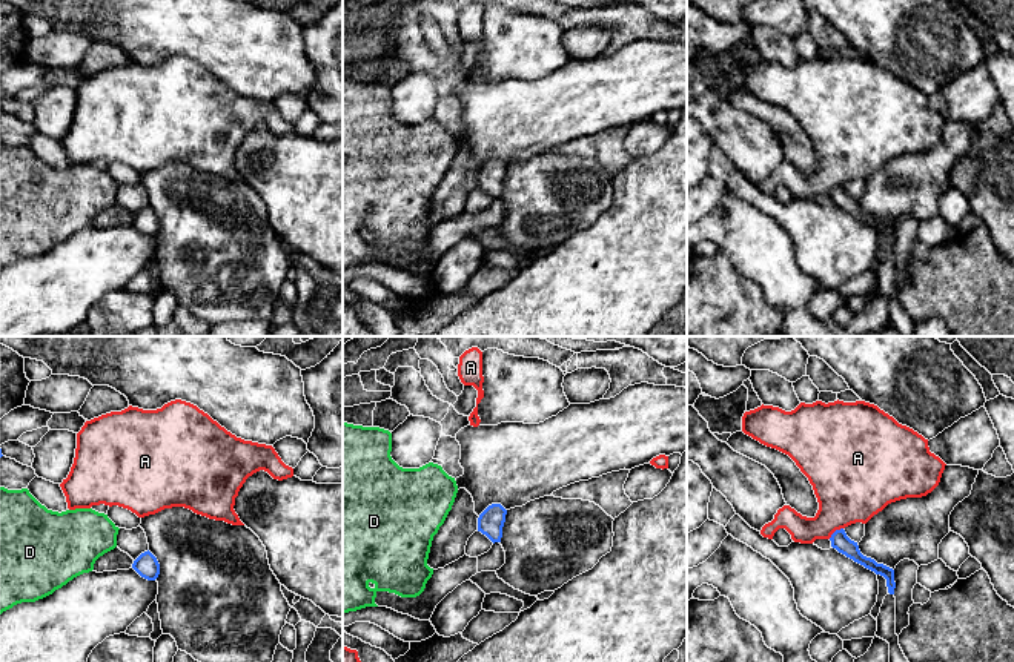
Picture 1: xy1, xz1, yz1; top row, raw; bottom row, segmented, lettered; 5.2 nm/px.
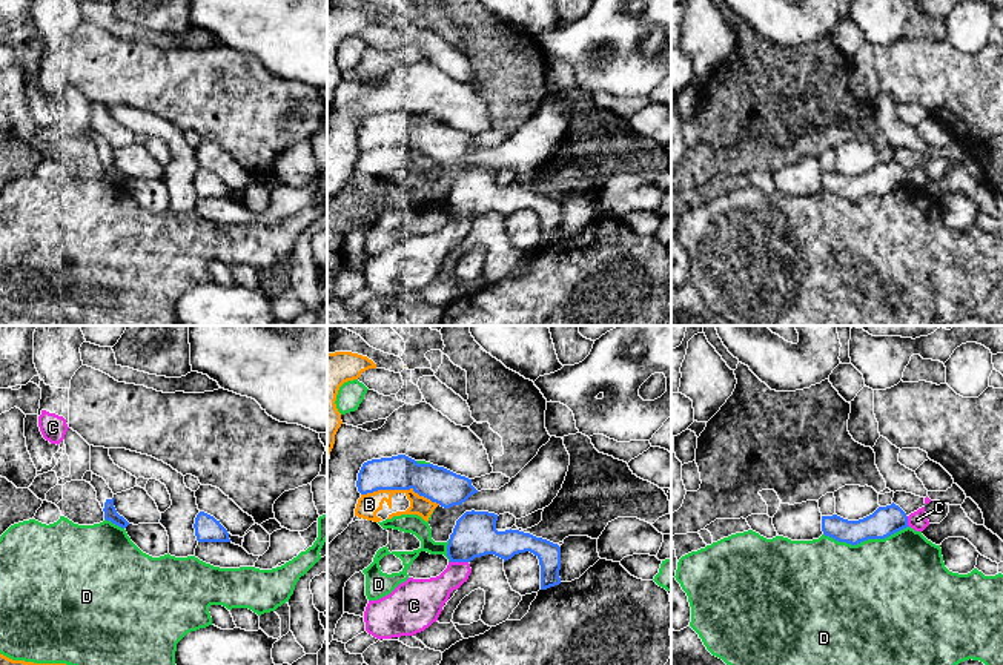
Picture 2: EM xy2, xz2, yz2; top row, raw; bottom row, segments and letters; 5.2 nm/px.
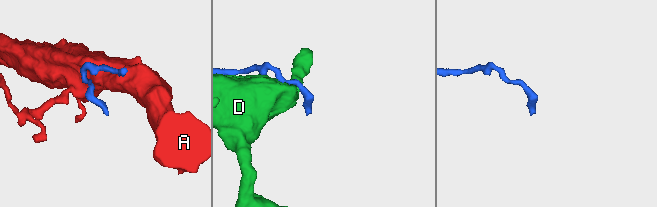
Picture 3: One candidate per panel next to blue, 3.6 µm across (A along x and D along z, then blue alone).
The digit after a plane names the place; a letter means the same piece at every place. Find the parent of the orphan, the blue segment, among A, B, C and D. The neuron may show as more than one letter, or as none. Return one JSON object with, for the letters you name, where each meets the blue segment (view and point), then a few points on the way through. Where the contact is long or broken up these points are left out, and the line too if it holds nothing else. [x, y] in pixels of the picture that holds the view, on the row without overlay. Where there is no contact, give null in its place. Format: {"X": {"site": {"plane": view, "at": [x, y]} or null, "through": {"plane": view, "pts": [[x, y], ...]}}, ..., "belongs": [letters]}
{"belongs": []}

